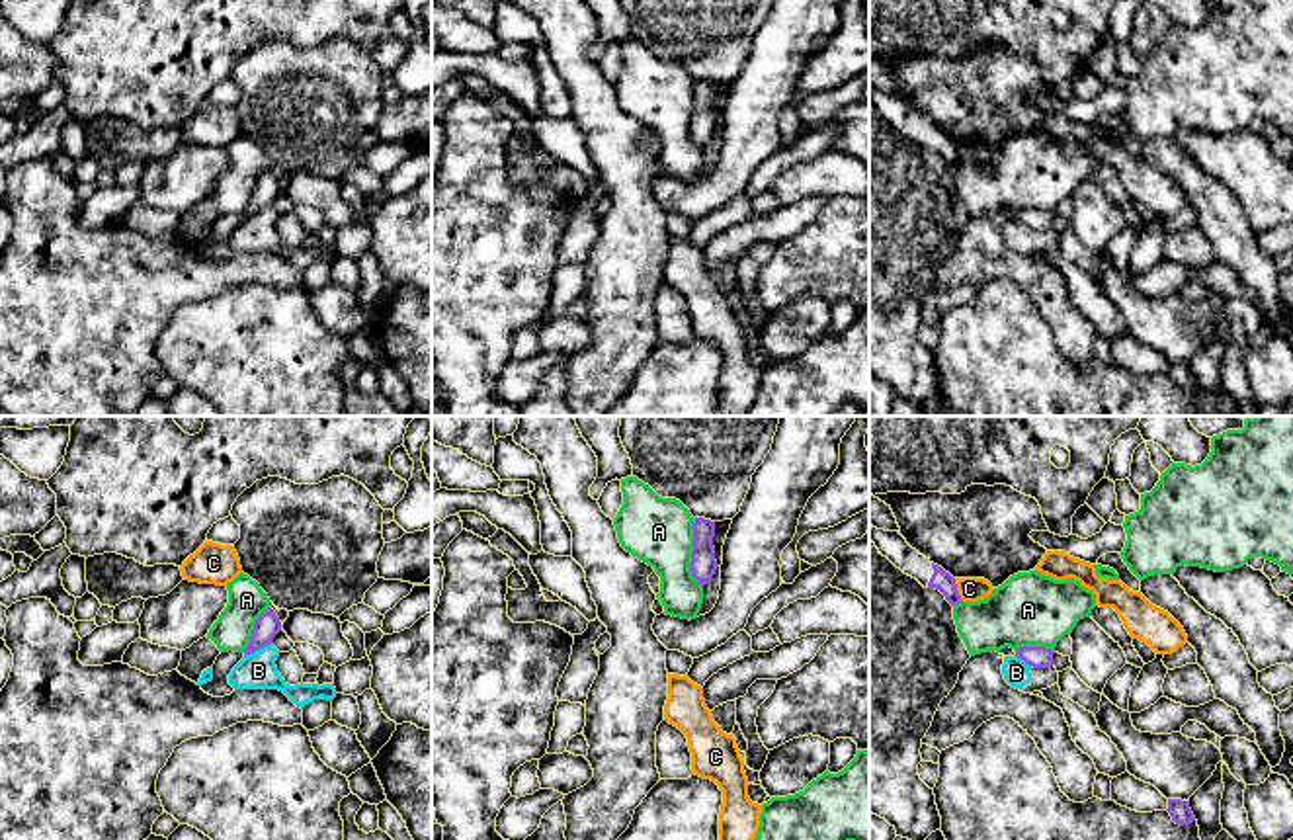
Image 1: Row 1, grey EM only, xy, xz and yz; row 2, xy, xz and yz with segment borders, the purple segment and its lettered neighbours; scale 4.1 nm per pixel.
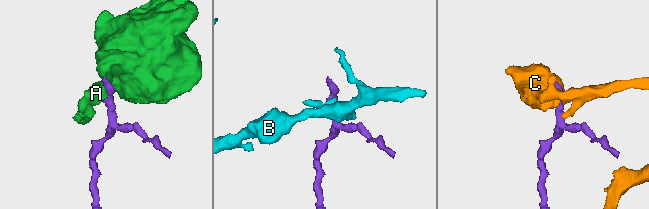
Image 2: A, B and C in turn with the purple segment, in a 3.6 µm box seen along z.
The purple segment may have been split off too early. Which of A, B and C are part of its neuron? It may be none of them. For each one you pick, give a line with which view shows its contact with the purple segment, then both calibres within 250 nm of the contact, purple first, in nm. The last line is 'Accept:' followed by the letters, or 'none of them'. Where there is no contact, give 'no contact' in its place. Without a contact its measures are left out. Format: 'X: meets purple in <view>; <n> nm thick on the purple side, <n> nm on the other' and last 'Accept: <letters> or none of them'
Accept: none of them

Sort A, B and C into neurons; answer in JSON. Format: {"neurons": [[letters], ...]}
{"neurons": [["A"], ["B"], ["C"]]}

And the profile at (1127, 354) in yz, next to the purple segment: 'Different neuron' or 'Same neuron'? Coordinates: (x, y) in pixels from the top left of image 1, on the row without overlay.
Different neuron

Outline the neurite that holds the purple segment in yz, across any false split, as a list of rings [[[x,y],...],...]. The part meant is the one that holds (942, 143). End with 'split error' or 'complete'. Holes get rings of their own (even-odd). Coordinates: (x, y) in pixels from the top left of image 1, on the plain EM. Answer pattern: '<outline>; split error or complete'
[[[869,88],[869,102],[904,137],[916,141],[924,150],[939,152],[951,168],[961,166],[955,141],[941,129],[912,111],[898,94]]]; split error

